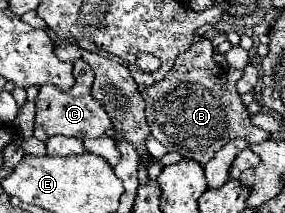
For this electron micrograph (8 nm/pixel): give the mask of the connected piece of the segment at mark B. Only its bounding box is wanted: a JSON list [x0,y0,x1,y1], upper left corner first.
[145,38,269,164]

